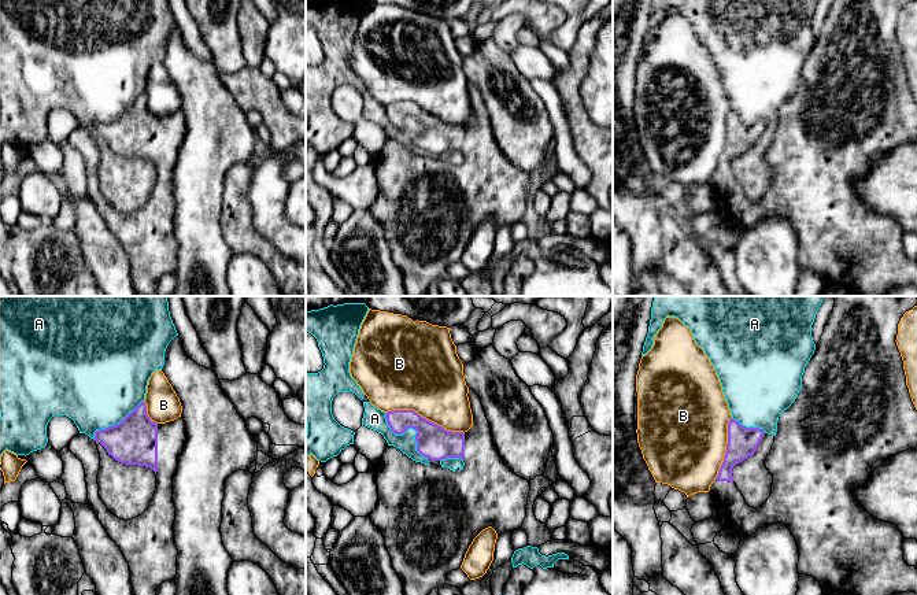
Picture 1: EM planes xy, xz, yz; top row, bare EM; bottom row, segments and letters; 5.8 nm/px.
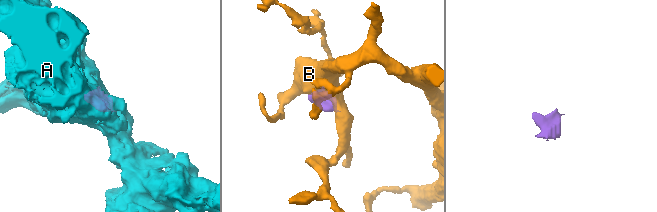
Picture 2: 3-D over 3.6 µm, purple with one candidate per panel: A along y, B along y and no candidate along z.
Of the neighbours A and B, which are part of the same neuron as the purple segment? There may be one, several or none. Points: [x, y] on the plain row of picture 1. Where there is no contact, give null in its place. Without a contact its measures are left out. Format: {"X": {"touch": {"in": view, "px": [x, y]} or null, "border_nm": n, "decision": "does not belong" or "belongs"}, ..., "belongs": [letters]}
{"A": {"touch": {"in": "xz", "px": [410, 119]}, "border_nm": 380, "decision": "does not belong"}, "B": {"touch": {"in": "xz", "px": [425, 111]}, "border_nm": 480, "decision": "does not belong"}, "belongs": []}

